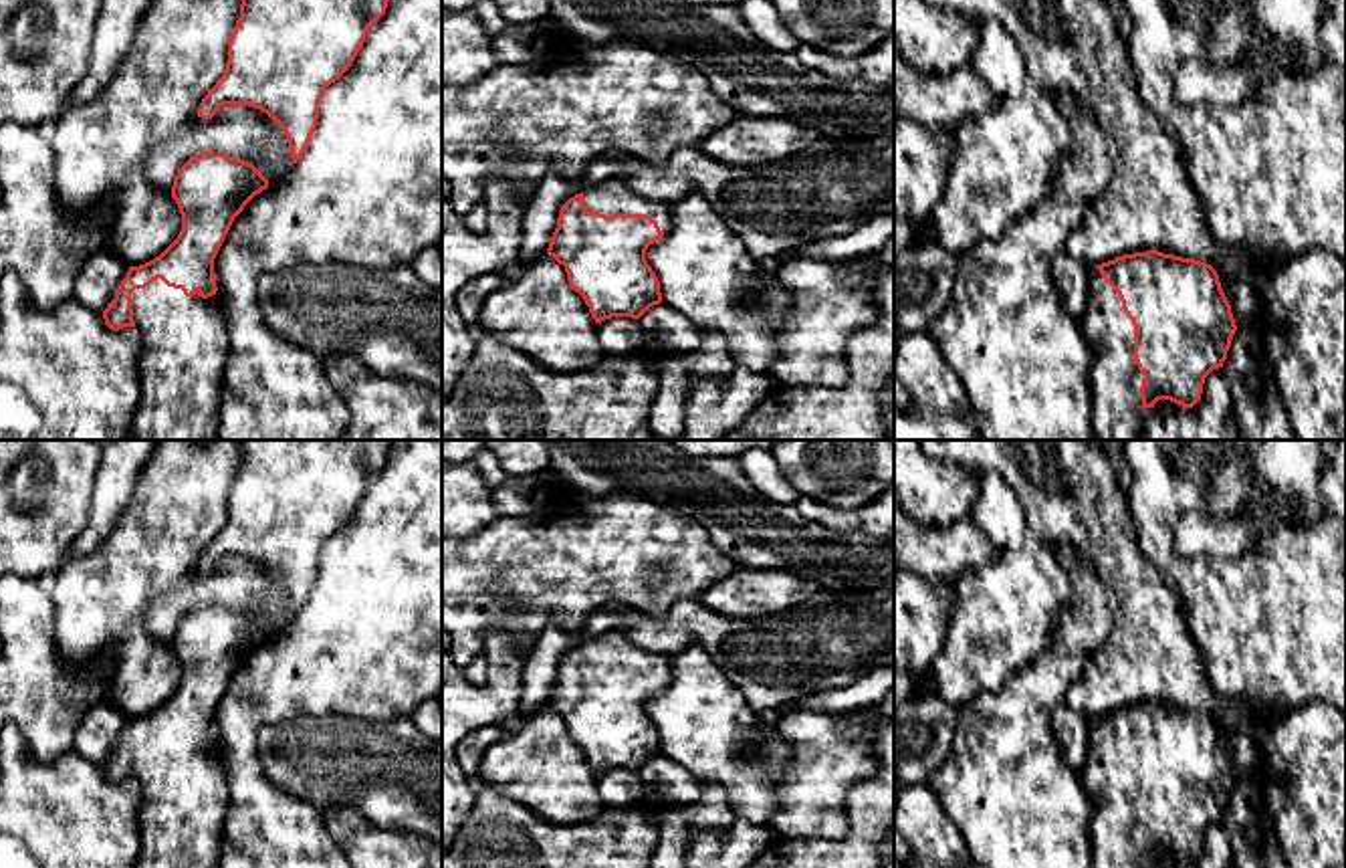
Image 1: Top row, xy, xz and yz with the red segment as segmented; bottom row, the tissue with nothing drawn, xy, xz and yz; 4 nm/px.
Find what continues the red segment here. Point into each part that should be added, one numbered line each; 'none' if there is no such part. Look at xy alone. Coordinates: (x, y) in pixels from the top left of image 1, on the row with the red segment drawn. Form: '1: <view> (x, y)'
1: xy (184, 344)

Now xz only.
1: xz (608, 198)

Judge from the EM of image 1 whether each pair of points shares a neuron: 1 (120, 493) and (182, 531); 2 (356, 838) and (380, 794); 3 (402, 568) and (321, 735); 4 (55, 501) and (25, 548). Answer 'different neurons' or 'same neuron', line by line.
1: different neurons
2: different neurons
3: different neurons
4: same neuron

